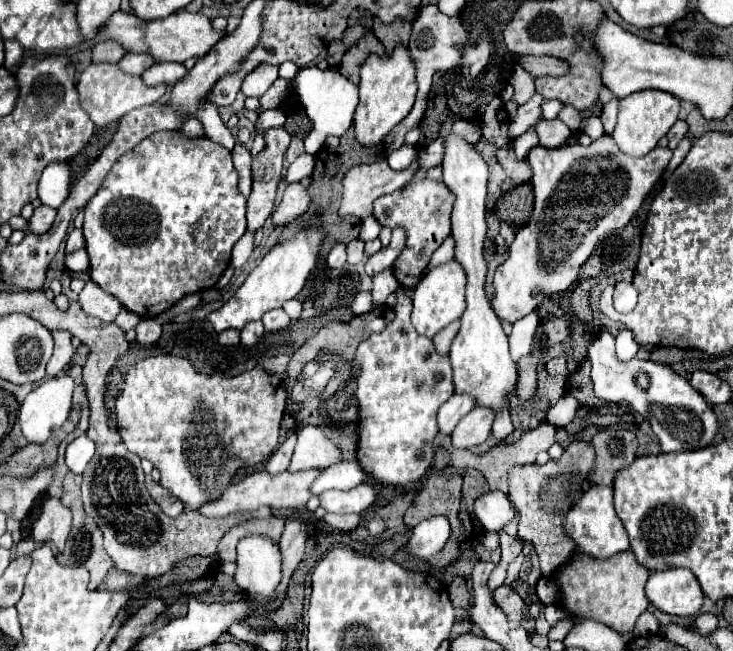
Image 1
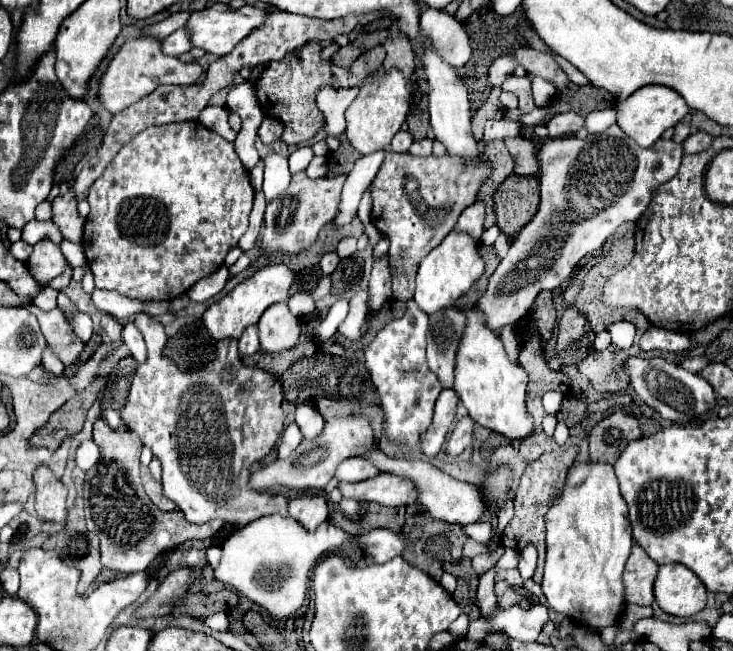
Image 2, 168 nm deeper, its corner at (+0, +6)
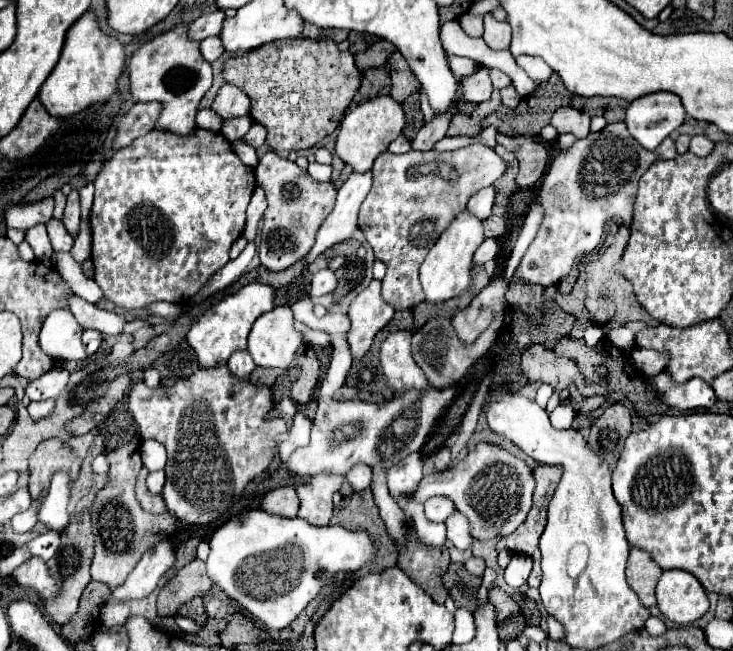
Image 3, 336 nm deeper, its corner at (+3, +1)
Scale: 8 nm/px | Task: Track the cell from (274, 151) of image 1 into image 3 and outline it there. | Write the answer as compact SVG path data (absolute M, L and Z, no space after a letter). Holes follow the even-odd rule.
M253 124L251 130L243 136L243 140L253 146L253 148L259 148L259 146L265 143L266 136L267 130L265 130L265 126L261 126L261 124Z

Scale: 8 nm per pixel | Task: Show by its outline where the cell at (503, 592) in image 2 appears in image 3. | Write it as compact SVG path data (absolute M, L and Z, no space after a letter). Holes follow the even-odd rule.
M491 588L489 590L489 602L495 606L497 622L503 622L509 616L517 616L519 614L519 604L511 596L507 596L501 588Z

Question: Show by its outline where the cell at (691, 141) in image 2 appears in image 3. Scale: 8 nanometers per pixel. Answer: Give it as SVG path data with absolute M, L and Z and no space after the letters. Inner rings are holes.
M693 136L691 138L691 152L695 156L707 156L713 150L713 146L715 144L709 138L705 138L705 136Z

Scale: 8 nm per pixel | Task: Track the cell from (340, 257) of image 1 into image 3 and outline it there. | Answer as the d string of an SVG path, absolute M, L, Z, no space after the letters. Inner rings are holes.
M329 268L319 270L317 274L313 274L311 296L325 296L325 294L331 294L335 288L337 288L337 278Z

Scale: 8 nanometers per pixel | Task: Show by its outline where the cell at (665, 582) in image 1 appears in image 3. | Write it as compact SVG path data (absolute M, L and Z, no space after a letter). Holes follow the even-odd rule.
M665 570L657 584L657 606L665 618L687 626L709 610L709 598L693 574Z

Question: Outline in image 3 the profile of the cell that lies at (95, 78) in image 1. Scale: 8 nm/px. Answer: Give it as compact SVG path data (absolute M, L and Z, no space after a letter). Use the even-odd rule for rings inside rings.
M181 20L171 30L145 42L129 62L133 98L137 102L161 102L161 114L155 129L173 134L189 134L195 128L197 106L213 82L211 64L201 58L199 42L193 42L187 36L187 30L189 20Z

